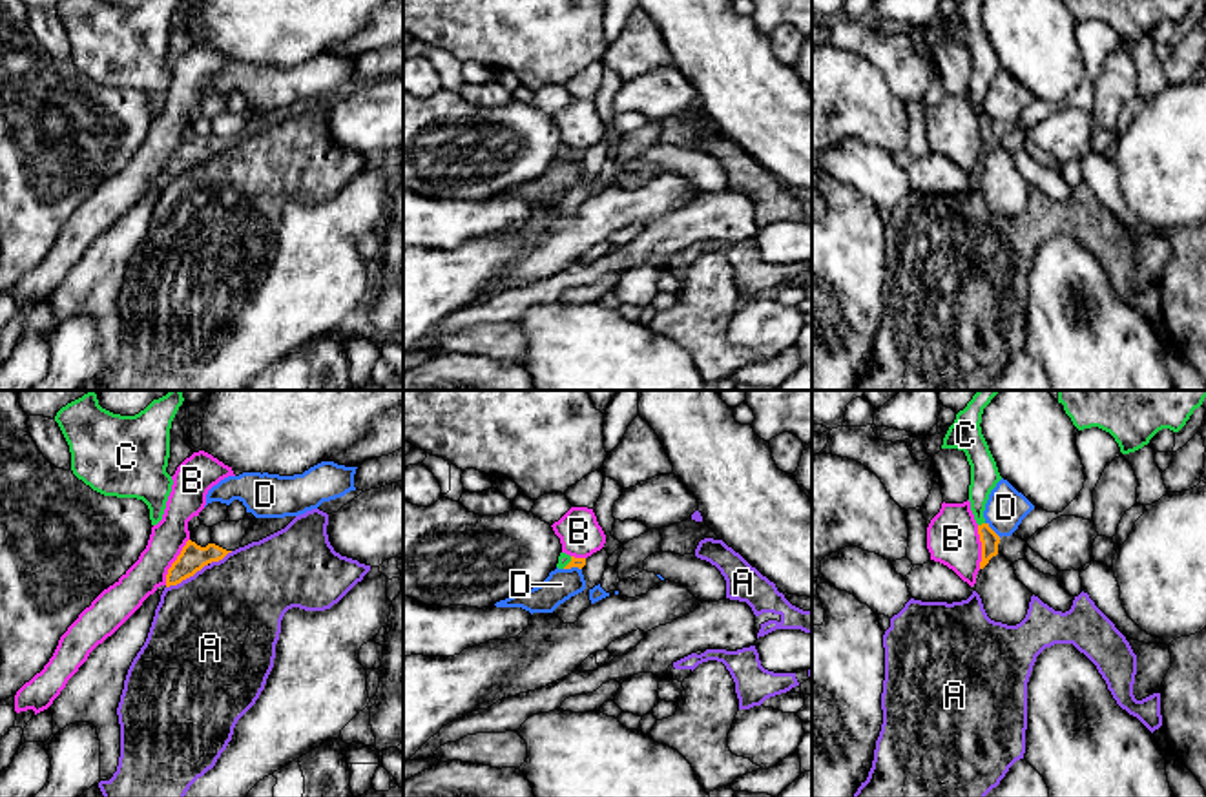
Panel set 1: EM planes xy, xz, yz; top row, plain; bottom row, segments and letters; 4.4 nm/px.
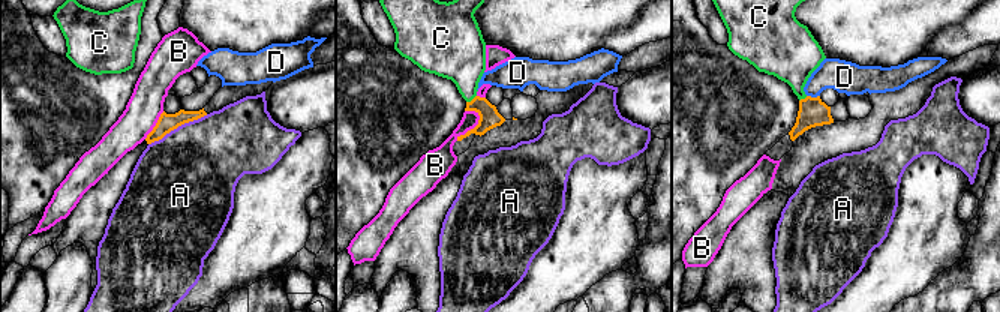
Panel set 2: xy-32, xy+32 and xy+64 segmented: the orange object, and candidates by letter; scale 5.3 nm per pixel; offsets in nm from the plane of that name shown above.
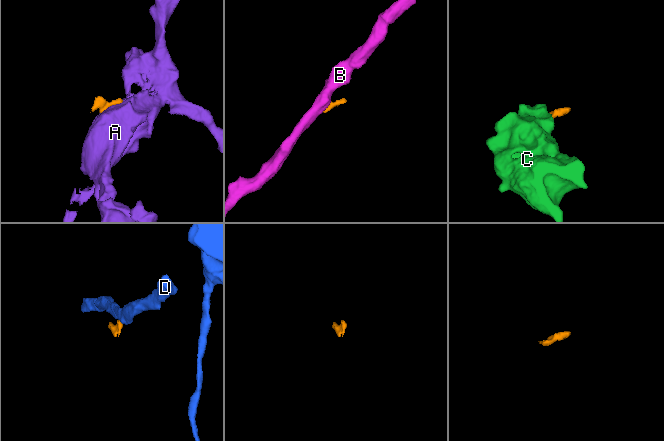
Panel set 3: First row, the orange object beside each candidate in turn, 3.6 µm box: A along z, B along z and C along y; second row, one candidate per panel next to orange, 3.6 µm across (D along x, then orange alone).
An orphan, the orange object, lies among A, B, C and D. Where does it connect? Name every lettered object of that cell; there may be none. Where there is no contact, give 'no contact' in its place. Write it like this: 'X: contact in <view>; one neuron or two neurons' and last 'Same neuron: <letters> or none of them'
A: contact in xy; two neurons
B: contact in xy; two neurons
C: contact in yz; one neuron
D: contact in yz; two neurons
Same neuron: C

